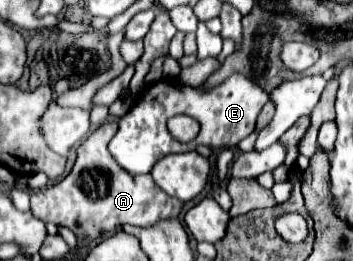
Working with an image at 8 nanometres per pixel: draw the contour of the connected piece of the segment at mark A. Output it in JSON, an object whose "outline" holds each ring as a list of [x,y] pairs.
{"outline":[[[116,121],[100,125],[80,147],[78,159],[72,171],[56,185],[32,191],[30,209],[42,221],[52,221],[62,227],[70,227],[78,237],[92,233],[92,229],[104,229],[106,233],[120,231],[122,225],[130,223],[136,227],[150,227],[164,219],[176,219],[182,211],[182,203],[176,197],[168,197],[156,189],[150,175],[132,177],[116,165],[108,153],[108,141],[116,133]]]}

